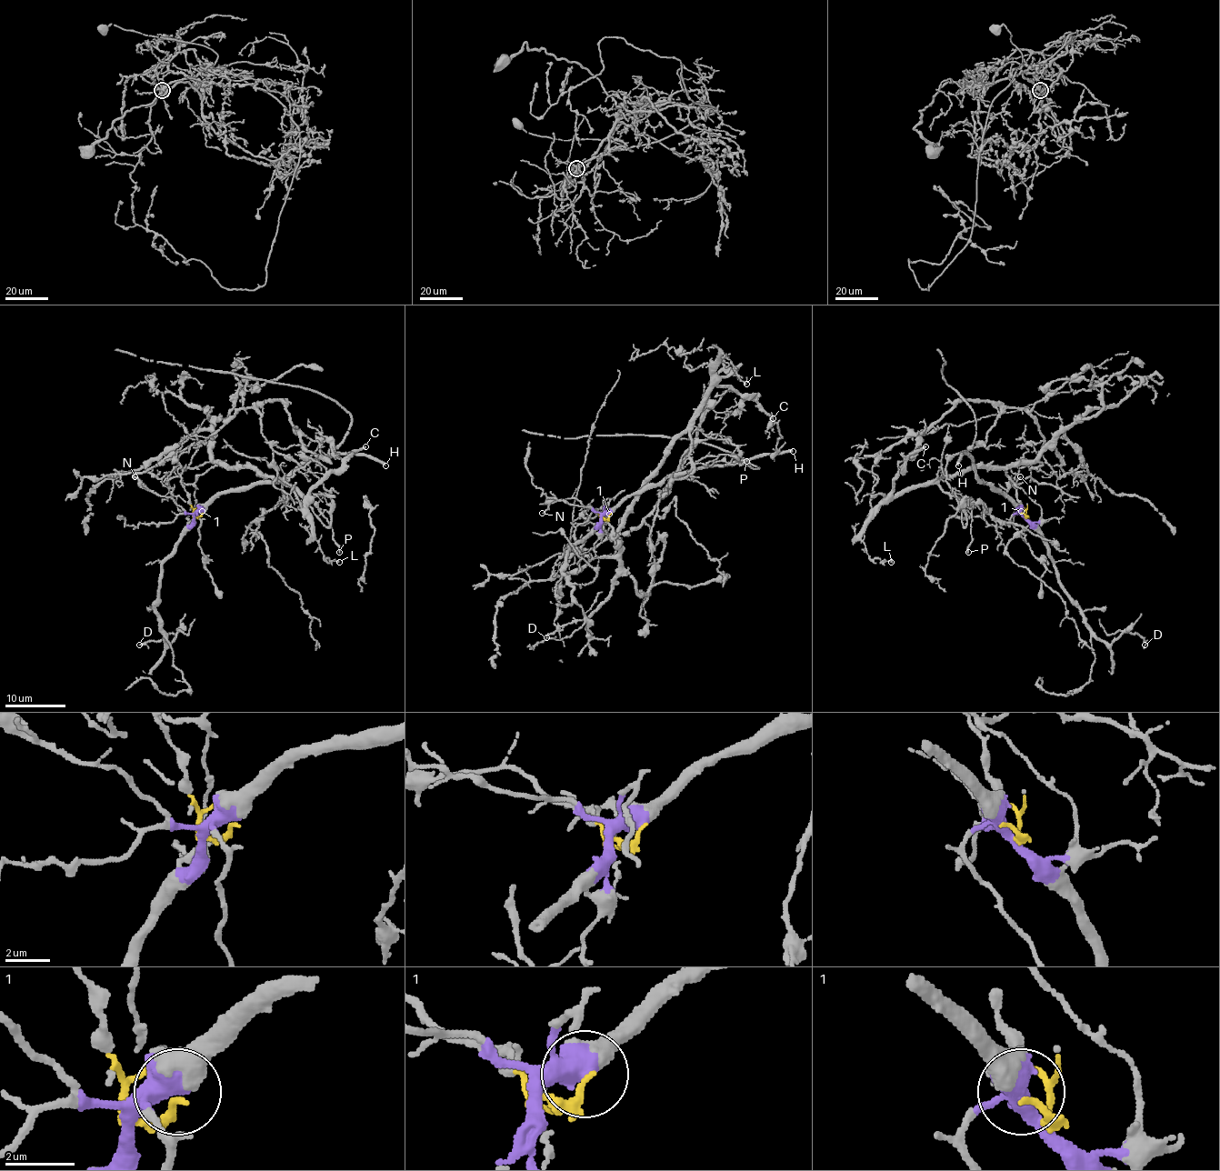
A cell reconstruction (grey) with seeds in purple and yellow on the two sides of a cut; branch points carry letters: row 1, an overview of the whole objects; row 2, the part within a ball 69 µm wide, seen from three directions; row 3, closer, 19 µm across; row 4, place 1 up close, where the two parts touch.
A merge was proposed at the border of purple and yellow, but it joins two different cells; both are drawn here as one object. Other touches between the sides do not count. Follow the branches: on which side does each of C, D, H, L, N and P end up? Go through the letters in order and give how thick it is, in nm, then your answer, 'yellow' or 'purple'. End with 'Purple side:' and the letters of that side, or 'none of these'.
C: calibre 280 nm; yellow
D: calibre 160 nm; purple
H: calibre 340 nm; purple
L: calibre 150 nm; yellow
N: calibre 140 nm; purple
P: calibre 190 nm; yellow
Purple side: D, H, N

